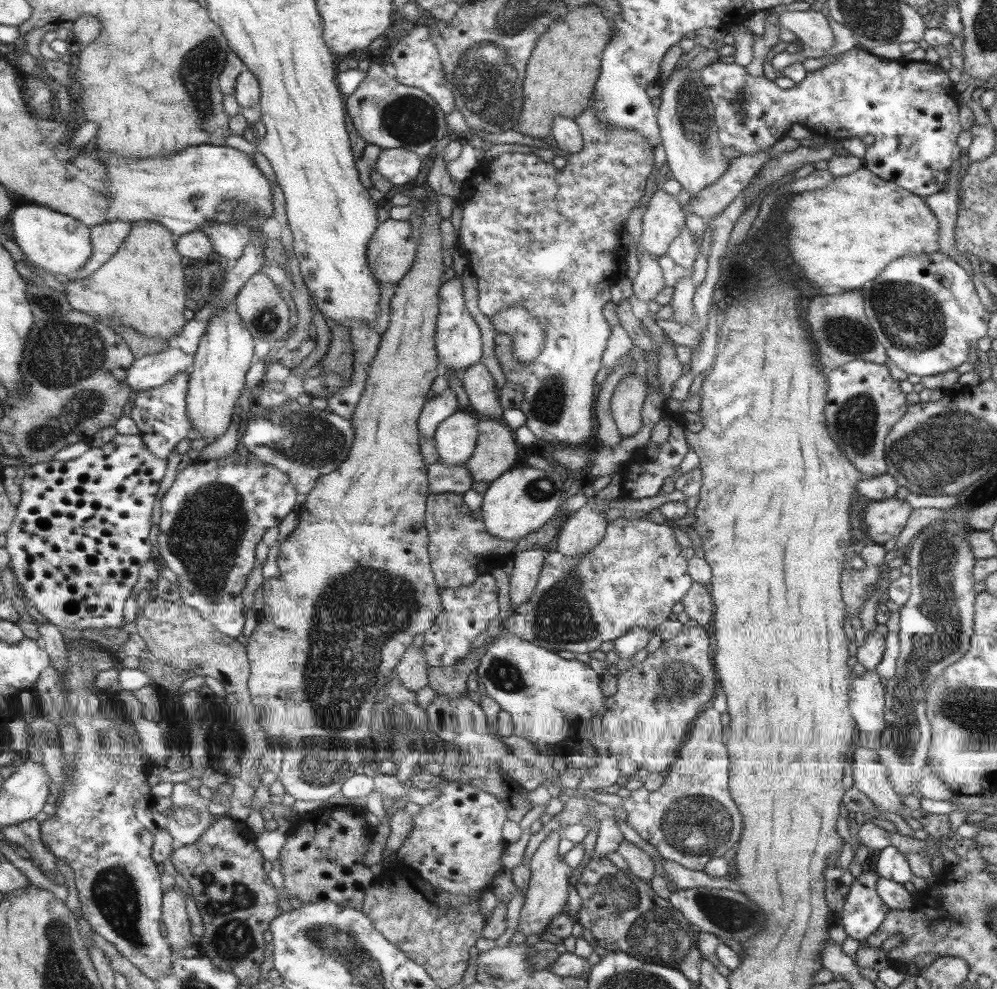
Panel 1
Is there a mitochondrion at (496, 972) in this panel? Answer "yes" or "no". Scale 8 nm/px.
yes

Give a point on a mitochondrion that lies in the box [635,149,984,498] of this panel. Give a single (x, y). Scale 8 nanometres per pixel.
(909, 317)

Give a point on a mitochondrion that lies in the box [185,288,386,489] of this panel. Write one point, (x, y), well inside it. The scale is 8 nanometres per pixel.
(313, 441)

